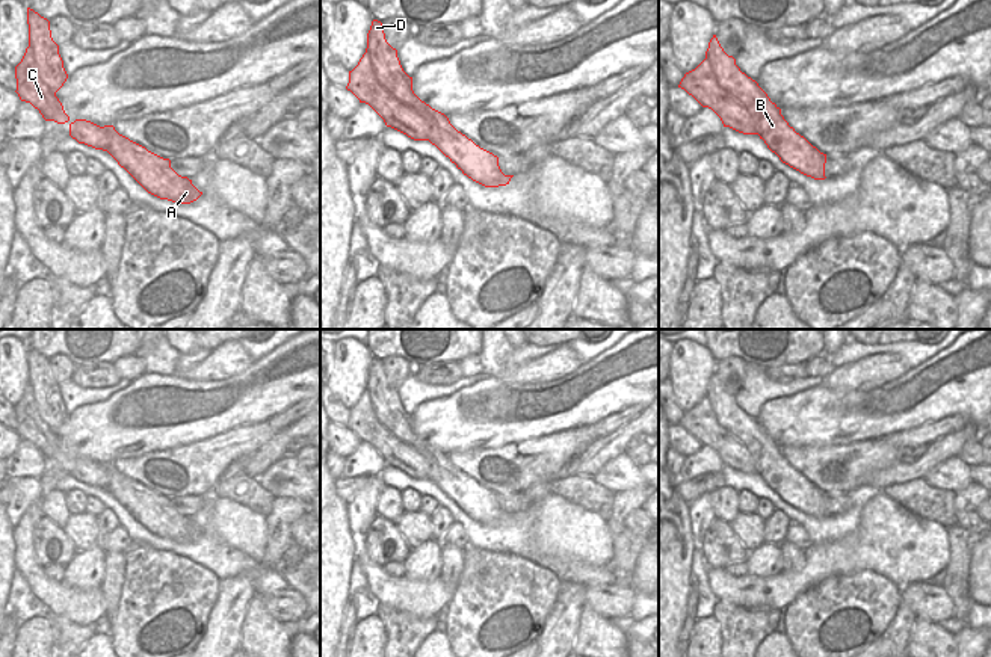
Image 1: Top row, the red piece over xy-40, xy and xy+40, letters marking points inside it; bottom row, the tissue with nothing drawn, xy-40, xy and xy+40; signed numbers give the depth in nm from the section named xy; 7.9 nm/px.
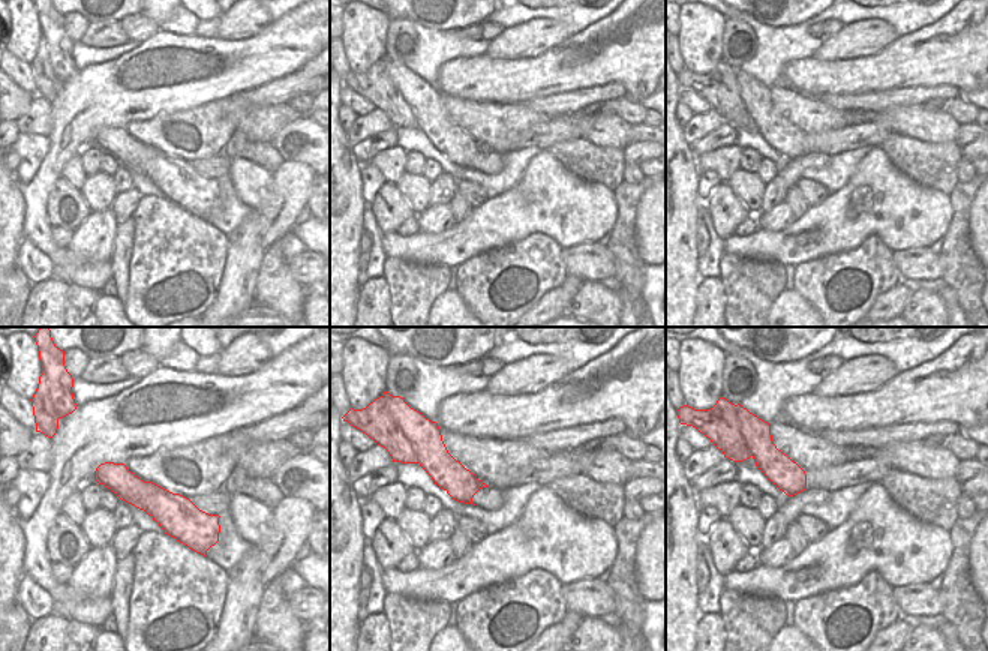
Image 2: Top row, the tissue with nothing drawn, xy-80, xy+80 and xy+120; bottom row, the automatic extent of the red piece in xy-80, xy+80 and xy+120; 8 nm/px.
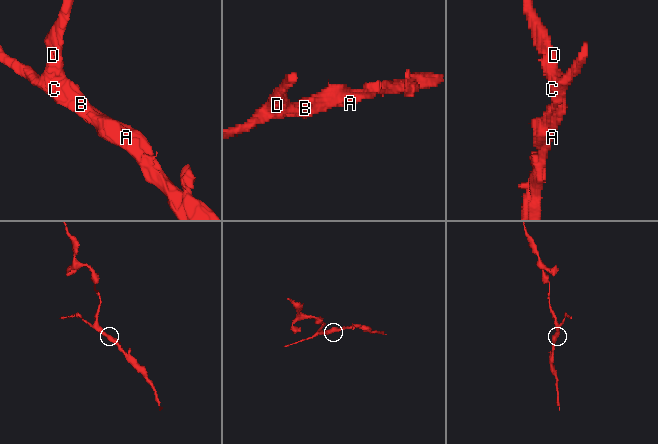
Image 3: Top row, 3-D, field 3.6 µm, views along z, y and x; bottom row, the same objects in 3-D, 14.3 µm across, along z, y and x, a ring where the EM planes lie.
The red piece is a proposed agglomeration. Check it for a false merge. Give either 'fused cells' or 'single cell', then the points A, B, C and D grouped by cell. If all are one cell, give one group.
fused cells; groups A B D / C

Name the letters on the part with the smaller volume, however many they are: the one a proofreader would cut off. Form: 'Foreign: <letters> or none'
Foreign: C

